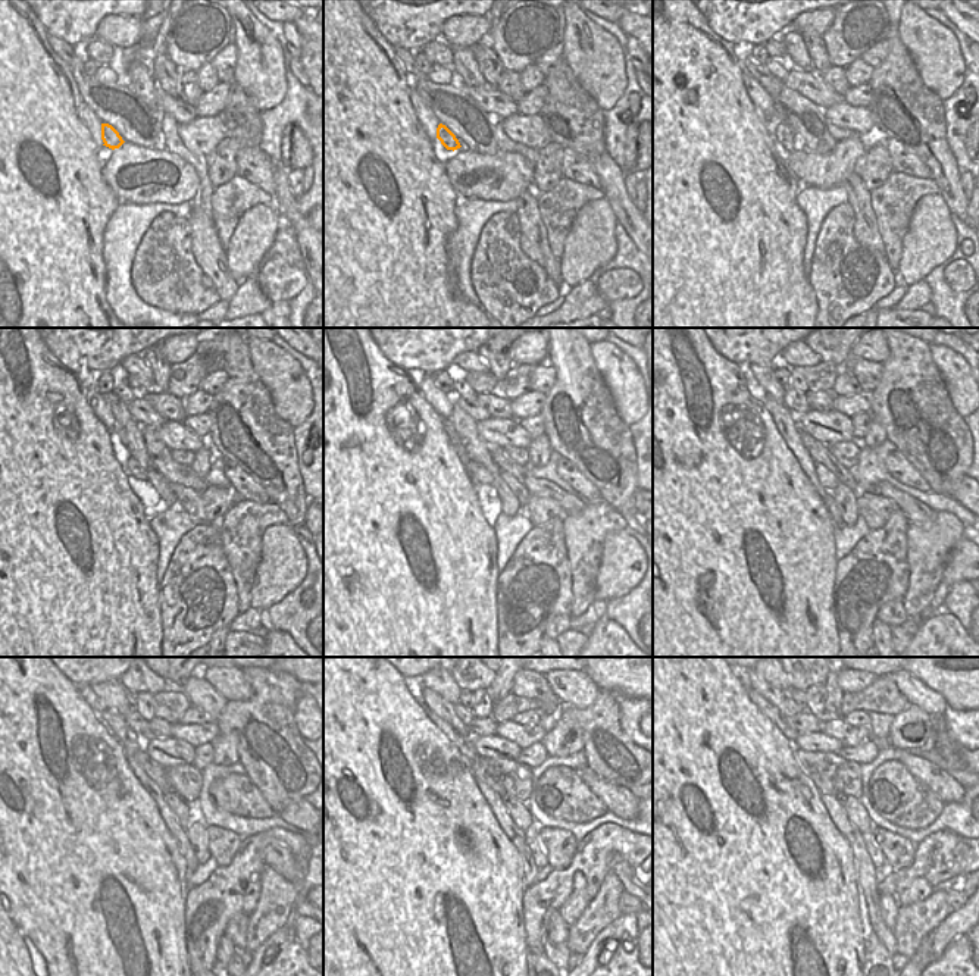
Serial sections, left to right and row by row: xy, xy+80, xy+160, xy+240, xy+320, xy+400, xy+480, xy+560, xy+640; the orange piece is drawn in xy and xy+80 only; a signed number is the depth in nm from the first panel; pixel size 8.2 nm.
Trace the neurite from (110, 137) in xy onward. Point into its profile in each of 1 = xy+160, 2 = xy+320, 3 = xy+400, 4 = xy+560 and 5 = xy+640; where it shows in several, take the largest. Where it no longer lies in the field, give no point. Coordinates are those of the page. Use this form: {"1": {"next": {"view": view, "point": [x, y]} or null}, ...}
{"1": {"next": {"view": "xy+160", "point": [784, 134]}}, "2": {"next": {"view": "xy+320", "point": [477, 472]}}, "3": {"next": {"view": "xy+400", "point": [828, 479]}}, "4": {"next": {"view": "xy+560", "point": [516, 809]}}, "5": {"next": {"view": "xy+640", "point": [856, 812]}}}

